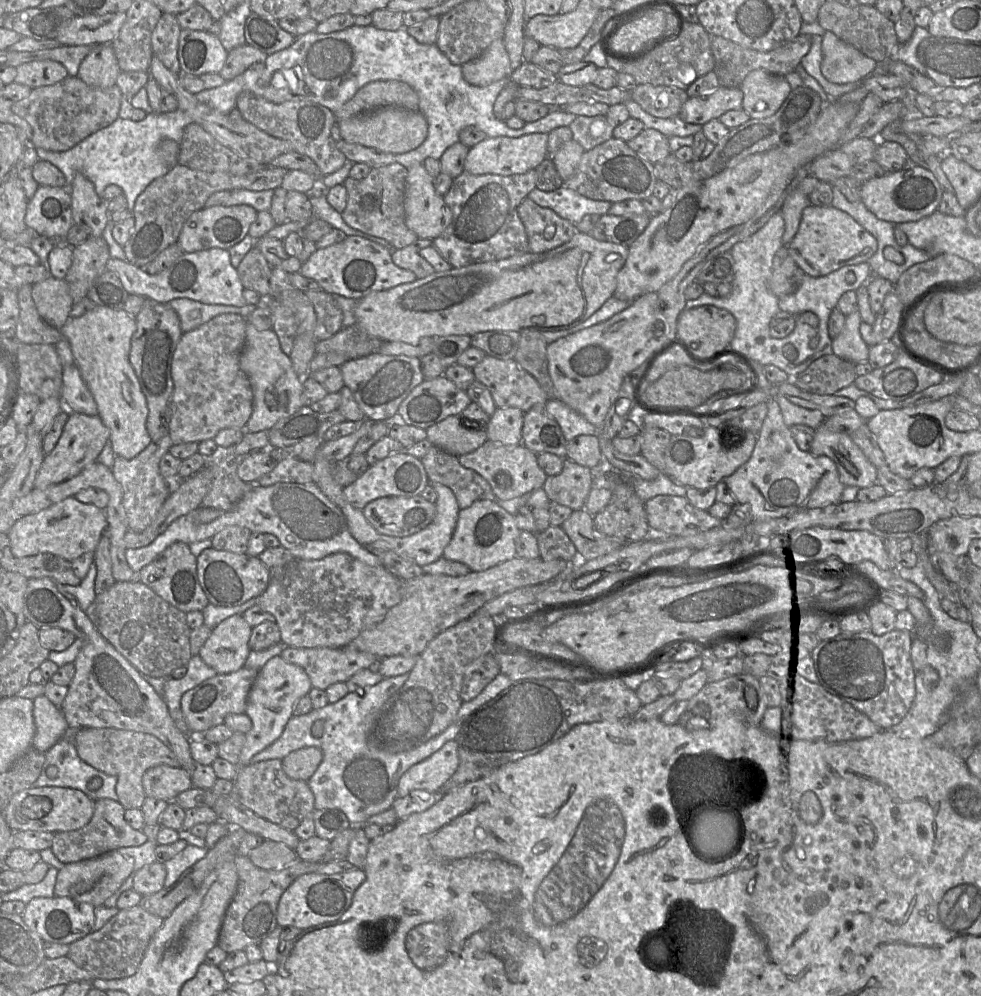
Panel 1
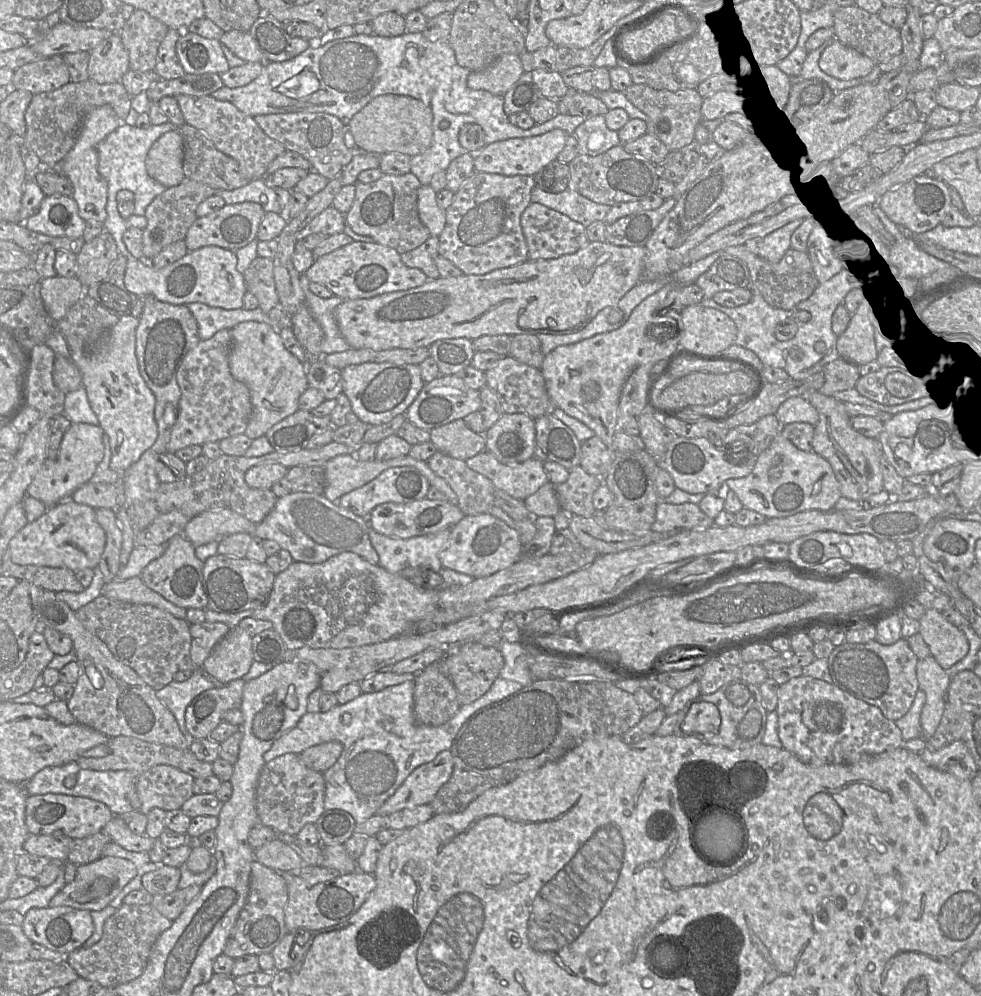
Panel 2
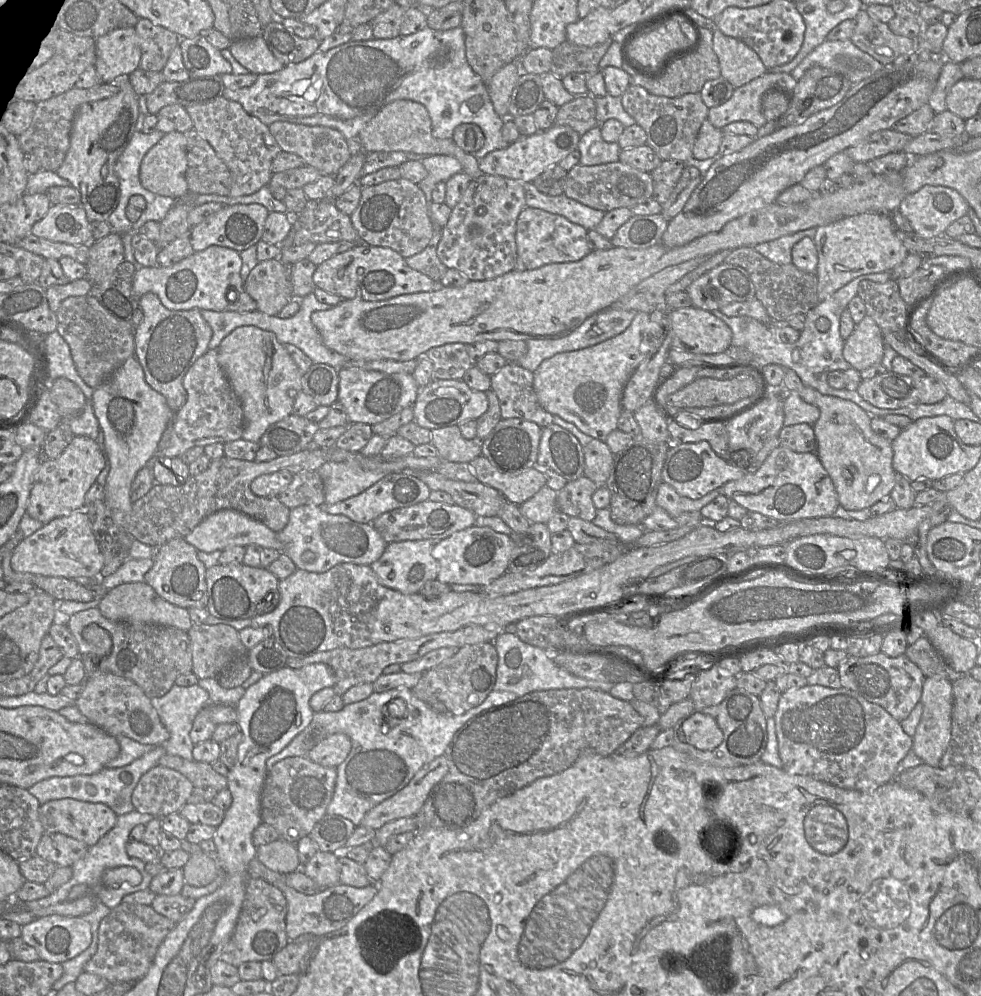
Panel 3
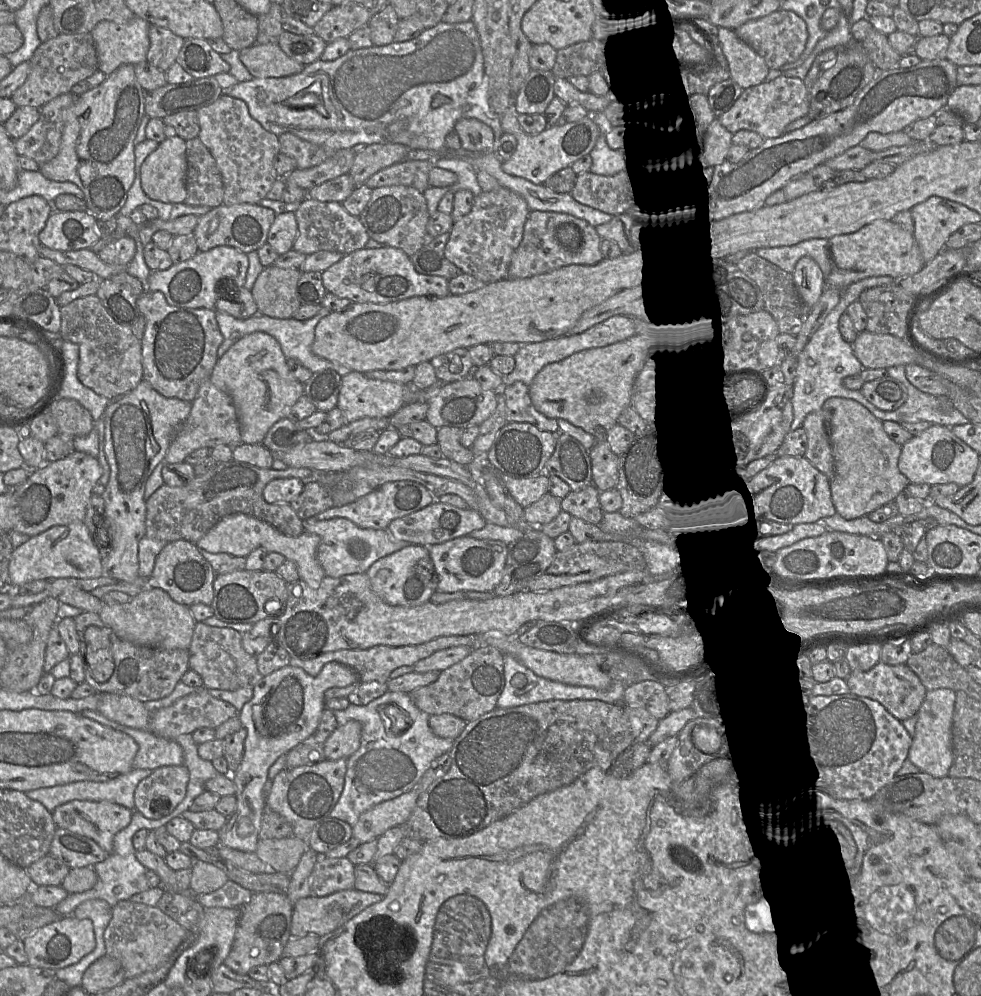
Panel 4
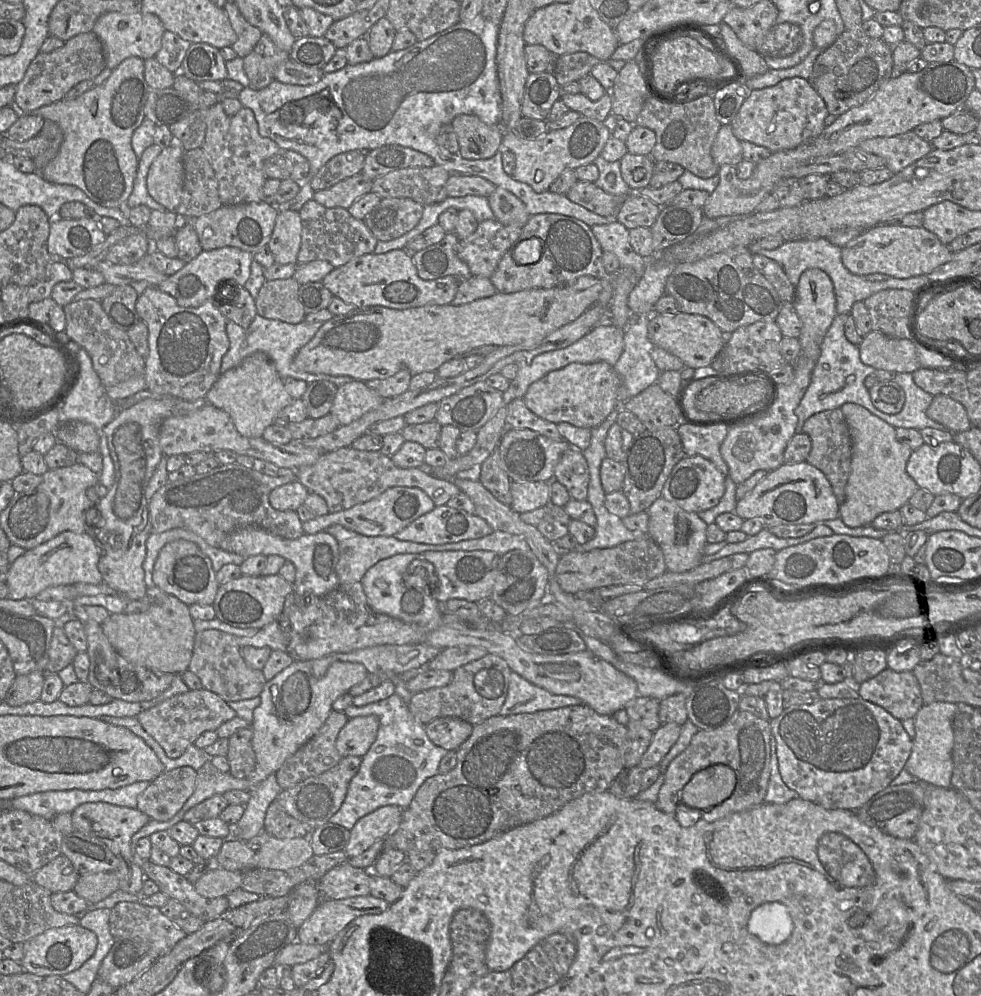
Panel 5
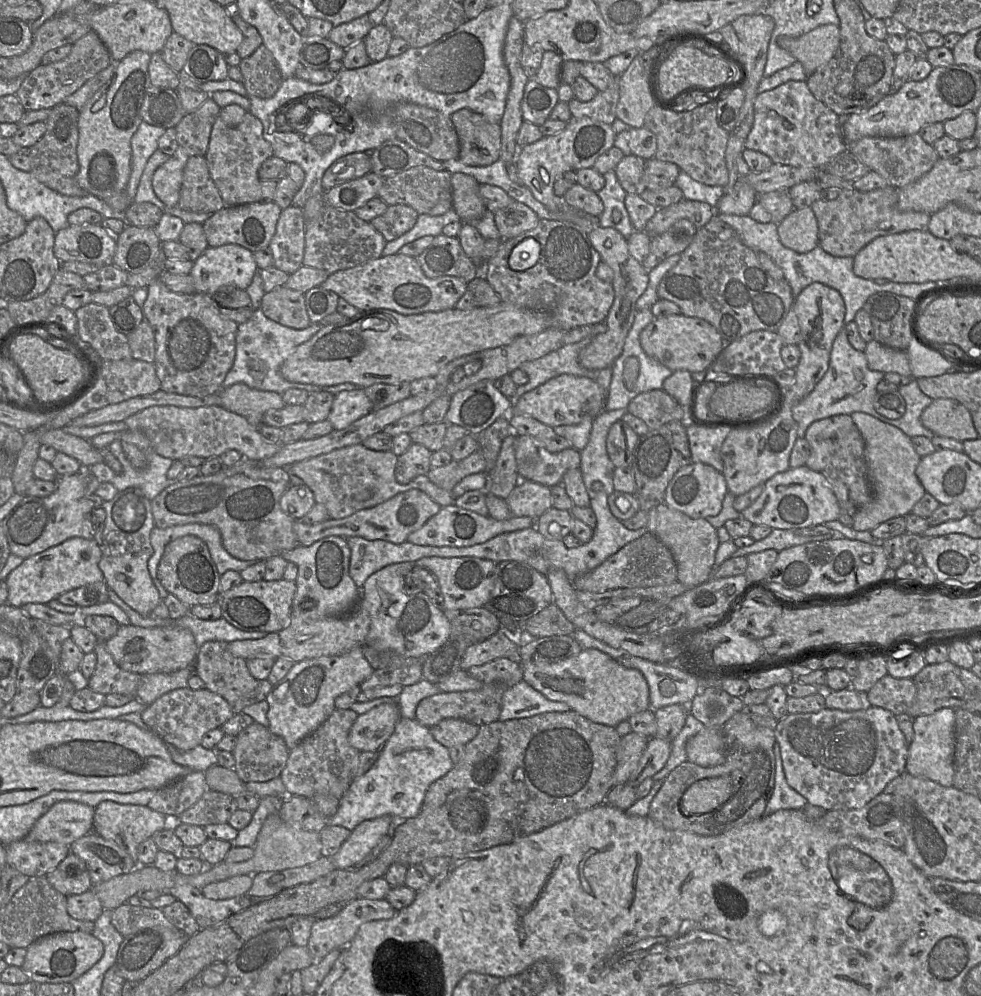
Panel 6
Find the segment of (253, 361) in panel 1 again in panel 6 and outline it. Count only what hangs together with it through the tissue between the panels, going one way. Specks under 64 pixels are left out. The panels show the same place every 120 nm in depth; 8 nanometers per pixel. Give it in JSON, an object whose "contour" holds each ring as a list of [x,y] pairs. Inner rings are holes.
{"contour":[[[243,383],[220,389],[218,395],[221,407],[244,417],[252,426],[262,424],[262,417],[266,411],[285,406],[281,394],[253,389]]]}

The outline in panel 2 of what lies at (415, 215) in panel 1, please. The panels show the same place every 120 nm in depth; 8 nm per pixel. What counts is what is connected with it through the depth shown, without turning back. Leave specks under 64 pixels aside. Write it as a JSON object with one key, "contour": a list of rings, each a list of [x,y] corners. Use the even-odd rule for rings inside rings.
{"contour":[[[421,185],[418,190],[418,214],[431,236],[439,236],[446,223],[446,210],[439,207],[436,191],[431,185]]]}

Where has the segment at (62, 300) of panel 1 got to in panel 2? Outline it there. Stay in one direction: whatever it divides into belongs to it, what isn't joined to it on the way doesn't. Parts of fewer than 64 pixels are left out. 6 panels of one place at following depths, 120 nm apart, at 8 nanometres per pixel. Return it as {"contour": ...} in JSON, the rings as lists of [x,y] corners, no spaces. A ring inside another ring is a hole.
{"contour":[[[58,275],[42,278],[39,287],[45,311],[52,323],[60,321],[86,290],[76,277]]]}

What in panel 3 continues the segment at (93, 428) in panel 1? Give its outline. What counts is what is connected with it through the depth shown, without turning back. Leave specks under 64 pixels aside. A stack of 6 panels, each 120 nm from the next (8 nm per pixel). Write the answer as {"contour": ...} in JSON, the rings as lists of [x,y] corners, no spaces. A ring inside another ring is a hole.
{"contour":[[[74,436],[55,459],[43,459],[35,475],[28,498],[26,513],[43,524],[83,510],[85,495],[105,466],[104,457],[96,440]]]}

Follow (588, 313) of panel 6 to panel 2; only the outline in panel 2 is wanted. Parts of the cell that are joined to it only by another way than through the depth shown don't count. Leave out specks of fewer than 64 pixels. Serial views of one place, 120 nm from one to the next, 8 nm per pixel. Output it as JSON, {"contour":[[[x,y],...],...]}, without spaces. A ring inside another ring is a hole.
{"contour":[[[531,202],[522,213],[520,220],[528,246],[529,260],[554,259],[573,254],[589,243],[585,226],[543,204]]]}

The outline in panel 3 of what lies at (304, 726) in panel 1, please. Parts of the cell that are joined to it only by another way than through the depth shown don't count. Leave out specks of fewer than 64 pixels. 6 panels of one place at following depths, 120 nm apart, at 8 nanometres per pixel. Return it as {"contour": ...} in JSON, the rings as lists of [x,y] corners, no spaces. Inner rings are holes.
{"contour":[[[397,687],[386,692],[374,692],[368,698],[345,705],[340,711],[315,712],[308,728],[299,733],[279,753],[266,761],[267,772],[280,760],[306,756],[317,742],[330,735],[346,734],[352,743],[347,758],[336,768],[337,779],[331,802],[326,811],[349,819],[361,826],[365,814],[382,801],[403,789],[415,774],[434,759],[445,755],[455,733],[474,715],[518,697],[513,692],[493,690],[478,706],[461,715],[437,713],[417,698],[412,689]],[[401,698],[406,704],[406,715],[388,715],[388,703]]]}

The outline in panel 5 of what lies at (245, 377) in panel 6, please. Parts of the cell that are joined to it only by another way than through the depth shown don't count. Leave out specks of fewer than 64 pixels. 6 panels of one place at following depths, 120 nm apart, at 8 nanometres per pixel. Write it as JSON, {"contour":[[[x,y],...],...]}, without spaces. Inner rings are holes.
{"contour":[[[256,314],[253,322],[249,327],[243,328],[232,321],[226,322],[226,333],[229,338],[229,348],[221,361],[221,374],[227,370],[238,366],[246,357],[255,352],[265,353],[274,363],[279,376],[284,380],[292,377],[311,383],[319,380],[327,380],[334,383],[337,387],[352,382],[350,376],[331,376],[327,374],[312,374],[298,370],[293,363],[297,352],[305,346],[322,327],[325,321],[307,323],[305,321],[298,324],[290,324],[276,319],[267,319]]]}

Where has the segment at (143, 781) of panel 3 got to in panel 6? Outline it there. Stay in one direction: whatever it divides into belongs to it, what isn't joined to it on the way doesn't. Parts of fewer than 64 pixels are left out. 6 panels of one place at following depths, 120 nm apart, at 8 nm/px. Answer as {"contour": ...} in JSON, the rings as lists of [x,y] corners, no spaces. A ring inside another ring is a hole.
{"contour":[[[191,771],[177,781],[156,790],[147,807],[165,816],[178,817],[193,806],[206,791],[204,772]]]}

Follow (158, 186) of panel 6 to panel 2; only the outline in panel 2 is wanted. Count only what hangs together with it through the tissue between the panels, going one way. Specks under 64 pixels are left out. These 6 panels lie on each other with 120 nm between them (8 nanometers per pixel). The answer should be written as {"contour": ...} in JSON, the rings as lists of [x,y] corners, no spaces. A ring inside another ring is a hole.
{"contour":[[[178,130],[159,137],[146,157],[148,175],[166,188],[179,185],[184,179],[184,144]]]}

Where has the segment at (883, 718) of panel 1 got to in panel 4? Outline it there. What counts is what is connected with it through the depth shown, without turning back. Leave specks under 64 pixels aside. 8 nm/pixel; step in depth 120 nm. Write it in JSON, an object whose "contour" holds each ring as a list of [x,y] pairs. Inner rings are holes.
{"contour":[[[878,662],[868,671],[851,671],[846,678],[850,692],[878,701],[900,721],[917,714],[927,690],[907,664],[888,665]]]}

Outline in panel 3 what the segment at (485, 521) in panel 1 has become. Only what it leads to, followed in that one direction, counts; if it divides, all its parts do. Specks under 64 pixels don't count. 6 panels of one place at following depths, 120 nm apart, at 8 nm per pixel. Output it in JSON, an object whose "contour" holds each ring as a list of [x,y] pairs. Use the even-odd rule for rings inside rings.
{"contour":[[[473,525],[436,542],[432,555],[438,562],[437,578],[445,584],[488,585],[507,572],[514,549],[513,537],[487,526]]]}

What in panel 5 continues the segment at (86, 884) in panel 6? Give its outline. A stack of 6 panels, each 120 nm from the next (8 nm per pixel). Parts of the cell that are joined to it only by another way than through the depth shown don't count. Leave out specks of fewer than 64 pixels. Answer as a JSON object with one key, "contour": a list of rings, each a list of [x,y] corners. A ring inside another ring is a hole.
{"contour":[[[59,855],[34,872],[31,879],[39,886],[54,893],[73,891],[79,876],[70,860],[64,855]]]}

